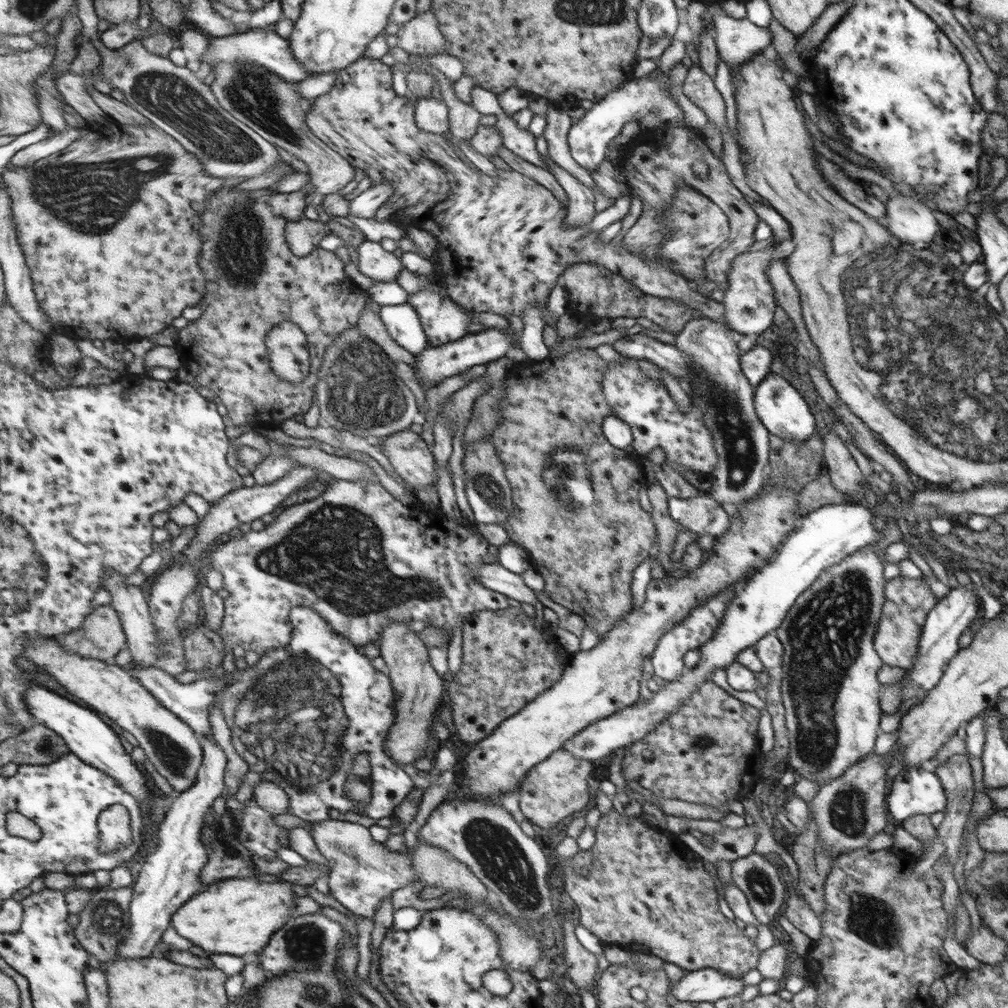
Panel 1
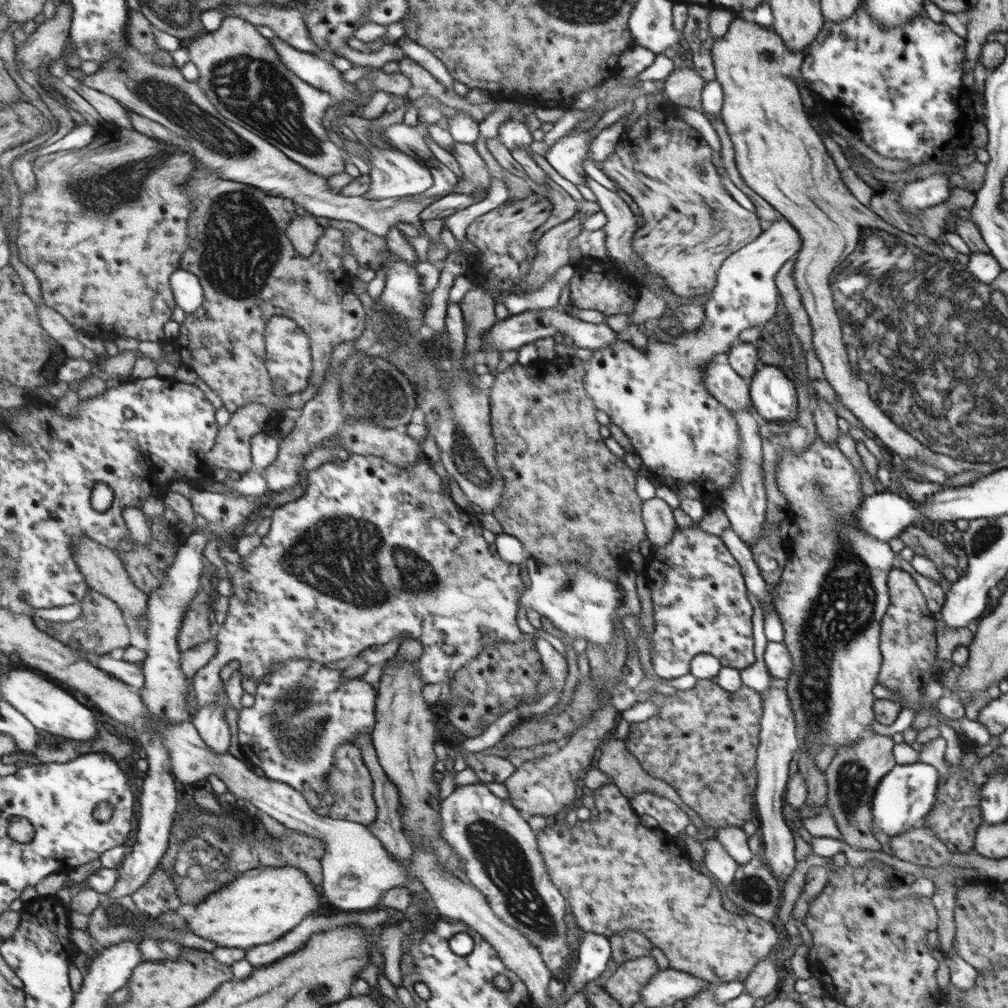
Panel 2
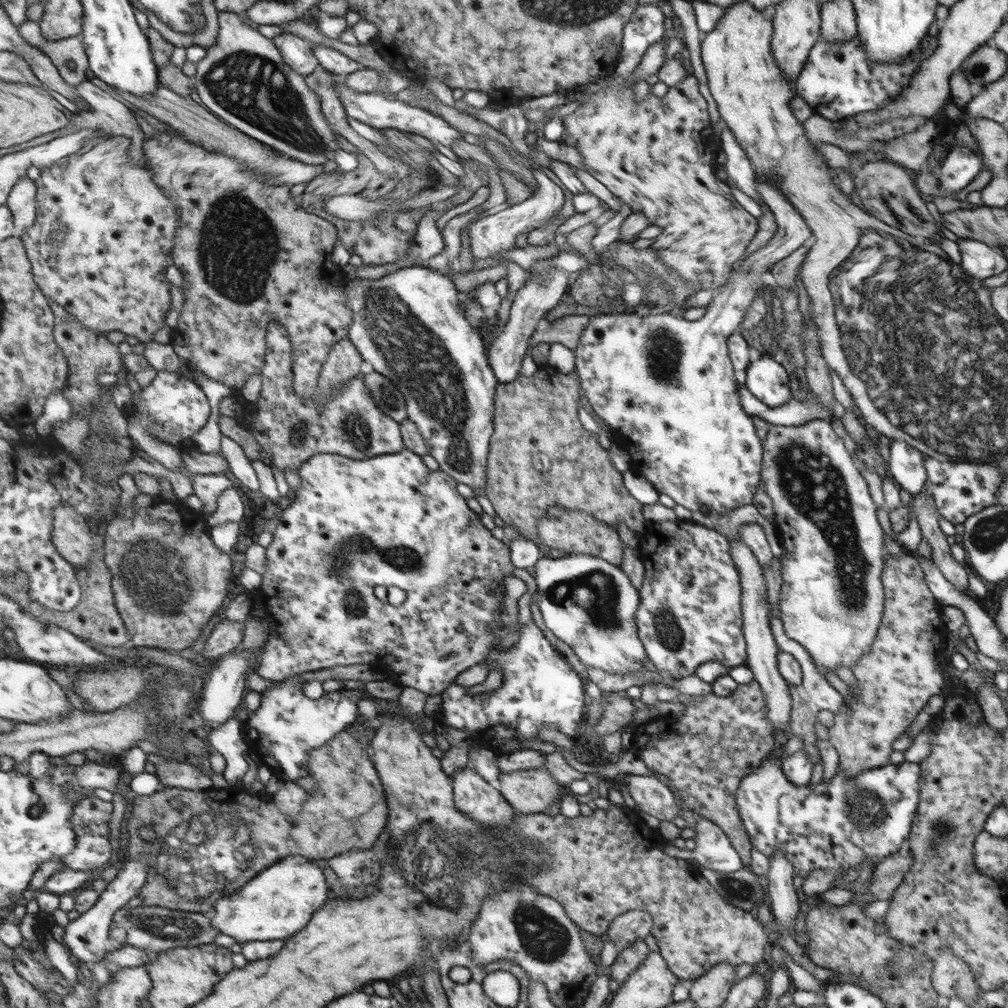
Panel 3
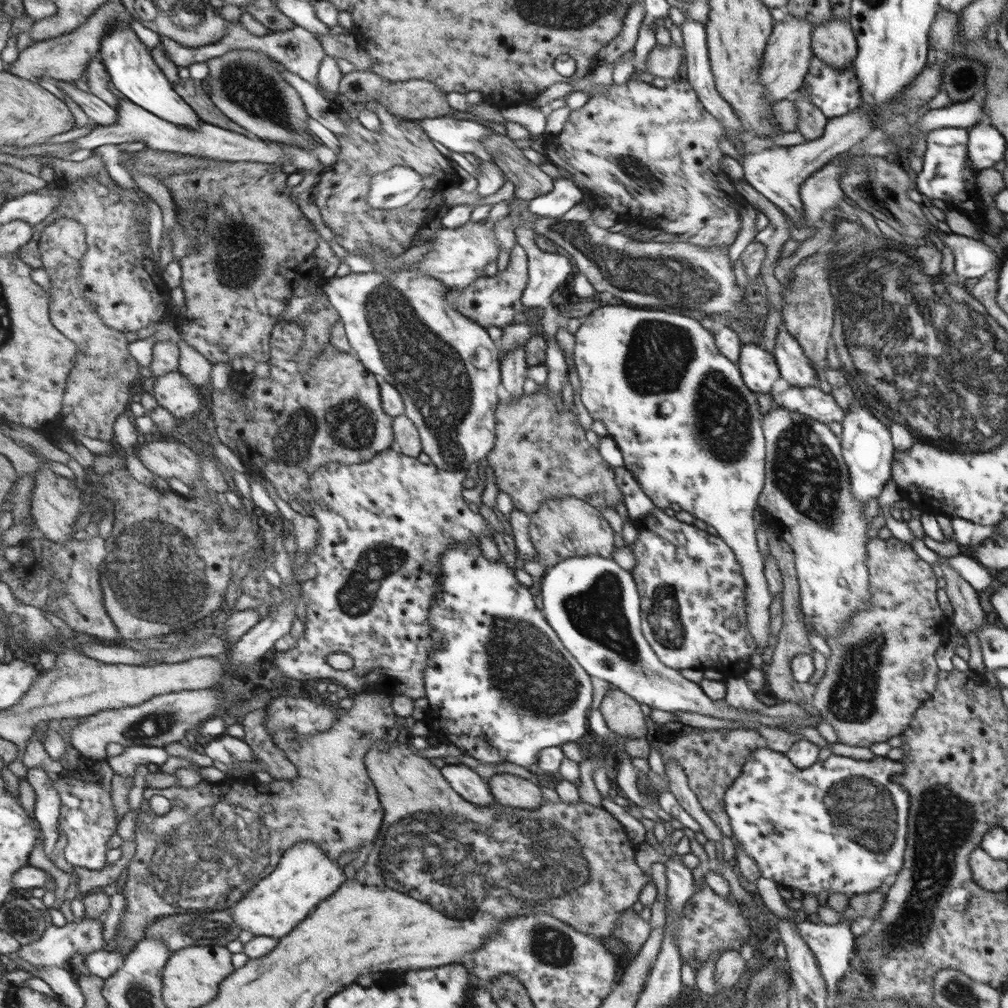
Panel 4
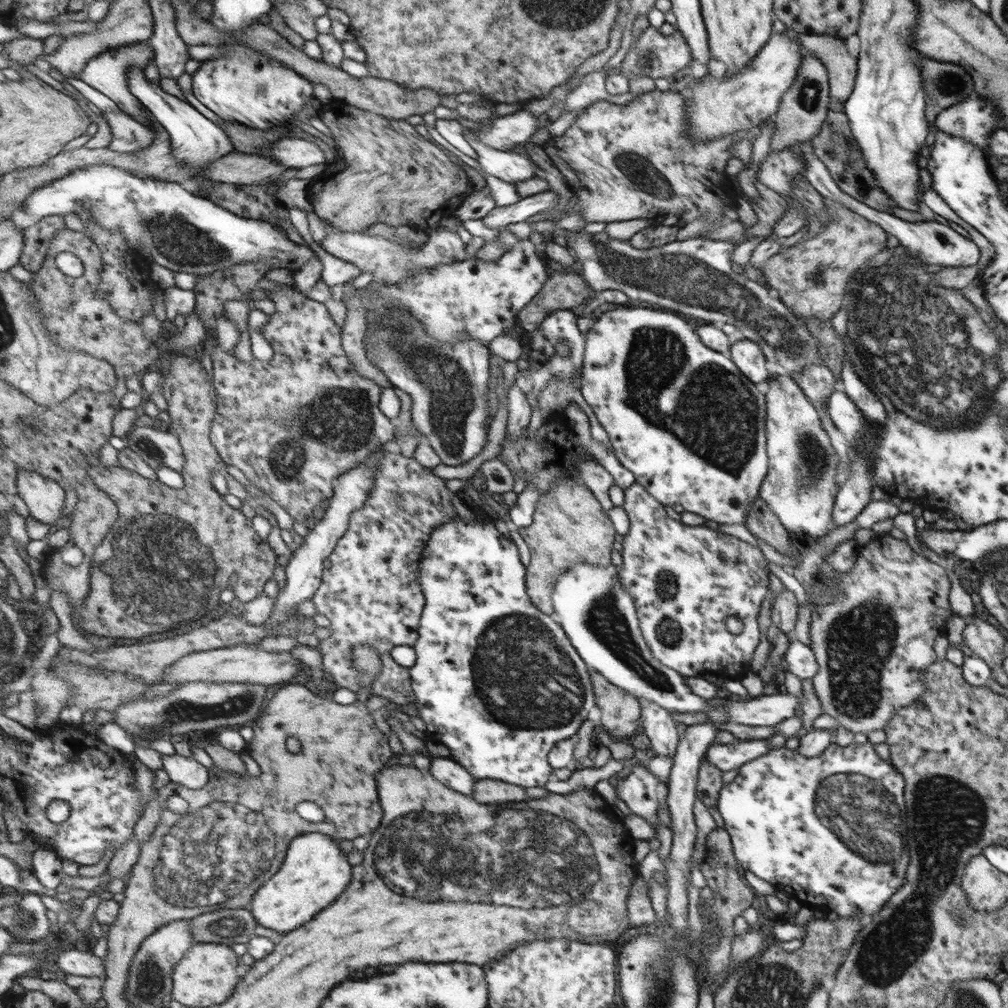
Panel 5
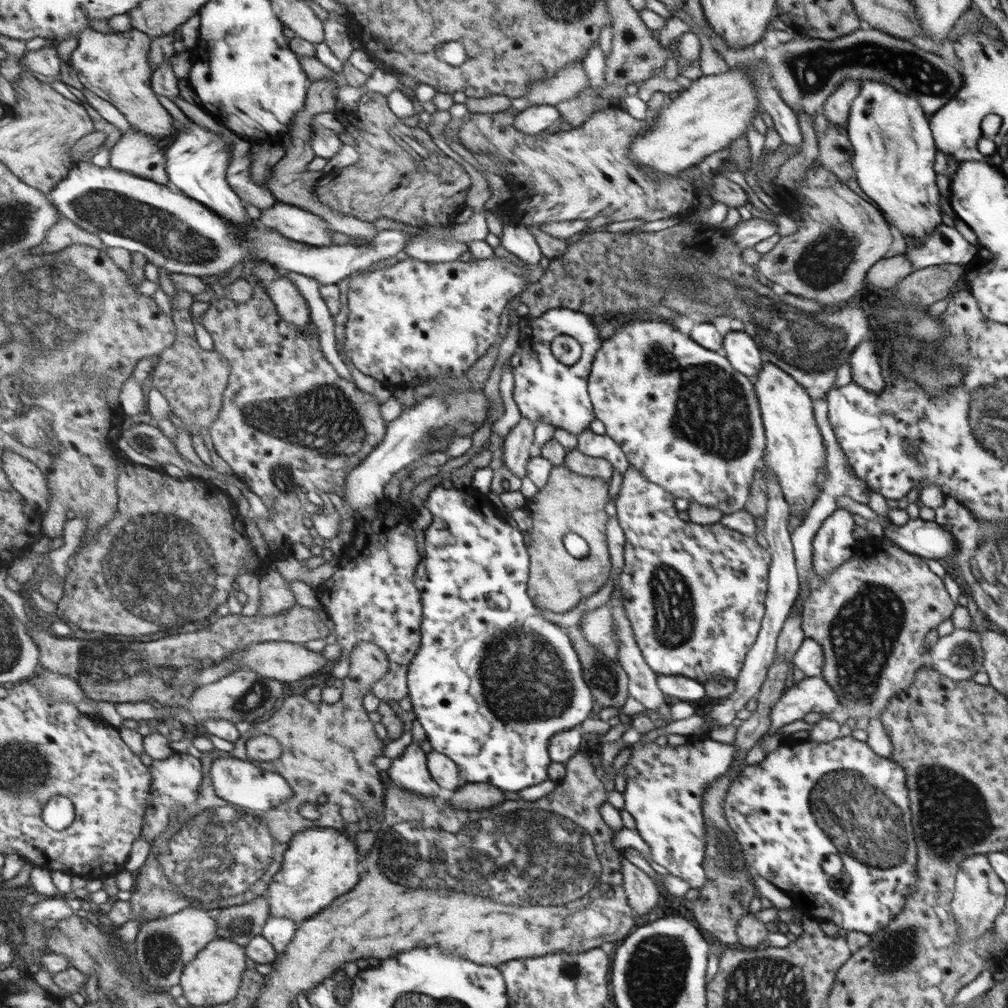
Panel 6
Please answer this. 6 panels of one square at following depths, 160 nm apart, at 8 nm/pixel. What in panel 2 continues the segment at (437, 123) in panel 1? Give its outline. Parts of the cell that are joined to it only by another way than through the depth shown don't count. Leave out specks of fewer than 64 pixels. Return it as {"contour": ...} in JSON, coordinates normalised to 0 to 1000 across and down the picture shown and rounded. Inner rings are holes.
{"contour":[[[415,119],[411,126],[406,124],[390,123],[381,131],[383,142],[393,150],[404,152],[415,159],[425,159],[430,156],[427,147],[425,147],[422,138],[425,136],[425,122],[417,122]]]}

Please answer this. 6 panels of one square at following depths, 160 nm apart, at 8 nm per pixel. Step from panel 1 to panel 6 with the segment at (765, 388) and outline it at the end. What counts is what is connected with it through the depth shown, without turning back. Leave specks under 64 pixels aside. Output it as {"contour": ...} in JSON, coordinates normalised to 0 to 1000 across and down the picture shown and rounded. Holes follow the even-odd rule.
{"contour":[[[724,328],[717,335],[719,352],[726,362],[736,371],[749,375],[756,367],[756,355],[747,332],[740,328]]]}

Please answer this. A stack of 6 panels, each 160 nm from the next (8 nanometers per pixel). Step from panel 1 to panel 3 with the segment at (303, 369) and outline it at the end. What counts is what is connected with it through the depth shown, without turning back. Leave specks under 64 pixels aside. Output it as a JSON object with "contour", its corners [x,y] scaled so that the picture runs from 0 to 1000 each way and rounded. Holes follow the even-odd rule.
{"contour":[[[272,318],[266,325],[266,347],[264,363],[260,365],[259,394],[254,401],[240,399],[240,411],[254,411],[246,422],[255,438],[268,450],[270,460],[280,467],[286,464],[298,465],[303,458],[314,450],[338,450],[350,455],[366,455],[378,450],[391,450],[402,444],[395,419],[382,410],[373,400],[373,396],[364,382],[361,371],[349,374],[320,404],[309,396],[300,395],[292,387],[292,345],[286,334],[286,327],[279,319]]]}

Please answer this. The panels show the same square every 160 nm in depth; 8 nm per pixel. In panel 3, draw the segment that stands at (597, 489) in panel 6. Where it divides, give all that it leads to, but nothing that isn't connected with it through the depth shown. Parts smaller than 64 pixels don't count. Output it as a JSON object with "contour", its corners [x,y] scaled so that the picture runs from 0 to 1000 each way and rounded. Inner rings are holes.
{"contour":[[[550,503],[544,506],[544,512],[534,520],[534,523],[537,538],[540,538],[546,545],[552,544],[564,551],[580,550],[595,553],[611,562],[615,562],[617,558],[617,538],[611,530],[611,525],[577,507]]]}

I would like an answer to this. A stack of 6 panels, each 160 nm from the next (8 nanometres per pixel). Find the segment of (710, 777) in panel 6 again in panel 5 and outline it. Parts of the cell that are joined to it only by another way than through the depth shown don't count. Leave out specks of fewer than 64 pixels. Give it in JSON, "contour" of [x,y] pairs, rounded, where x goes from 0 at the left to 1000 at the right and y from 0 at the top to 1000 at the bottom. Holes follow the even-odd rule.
{"contour":[[[748,733],[744,740],[736,740],[735,738],[711,739],[706,737],[700,745],[700,753],[704,758],[708,758],[713,764],[720,766],[734,763],[737,759],[750,752],[754,752],[761,746],[764,746],[764,740],[760,733]],[[633,757],[629,760],[627,767],[619,774],[617,780],[613,778],[610,783],[612,792],[617,793],[625,803],[627,808],[637,810],[647,820],[651,821],[652,817],[657,817],[655,810],[653,810],[653,802],[662,798],[662,790],[664,787],[664,779],[657,774],[653,774],[645,764],[643,764],[642,757]]]}

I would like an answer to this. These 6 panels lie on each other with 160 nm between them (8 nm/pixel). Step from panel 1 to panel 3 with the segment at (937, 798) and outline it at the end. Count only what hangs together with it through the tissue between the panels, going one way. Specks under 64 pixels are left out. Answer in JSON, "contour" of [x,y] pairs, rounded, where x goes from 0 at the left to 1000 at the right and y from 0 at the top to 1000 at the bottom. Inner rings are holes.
{"contour":[[[768,745],[764,750],[757,756],[750,767],[744,768],[743,771],[738,771],[736,773],[736,779],[734,784],[732,784],[731,794],[732,803],[734,805],[735,812],[739,816],[739,822],[744,828],[747,841],[750,841],[752,845],[756,845],[758,849],[762,852],[769,849],[771,843],[775,843],[782,855],[786,856],[788,860],[789,869],[802,869],[807,863],[812,863],[813,861],[818,861],[819,863],[826,863],[827,865],[839,865],[840,863],[850,863],[853,862],[853,856],[858,853],[858,851],[865,851],[868,855],[875,855],[879,850],[883,850],[885,847],[890,847],[893,843],[893,837],[902,831],[902,827],[905,821],[905,813],[911,805],[912,802],[912,786],[913,786],[913,768],[915,768],[915,763],[913,763],[913,758],[905,756],[897,756],[895,758],[879,759],[871,763],[859,764],[857,768],[853,768],[851,772],[841,772],[837,764],[830,764],[829,770],[822,775],[822,777],[817,777],[816,775],[805,782],[802,780],[790,780],[783,775],[779,770],[779,766],[775,762],[775,754],[772,746]]]}

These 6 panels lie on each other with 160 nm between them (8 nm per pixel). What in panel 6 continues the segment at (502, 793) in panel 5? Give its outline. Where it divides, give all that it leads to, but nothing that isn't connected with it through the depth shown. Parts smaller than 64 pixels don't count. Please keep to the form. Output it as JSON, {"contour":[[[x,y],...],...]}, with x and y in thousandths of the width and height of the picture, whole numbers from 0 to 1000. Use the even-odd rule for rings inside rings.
{"contour":[[[462,777],[460,780],[452,783],[450,789],[443,794],[446,800],[449,802],[456,802],[460,804],[472,805],[481,802],[488,802],[489,800],[498,798],[500,794],[500,788],[493,780],[488,780],[484,777]]]}

